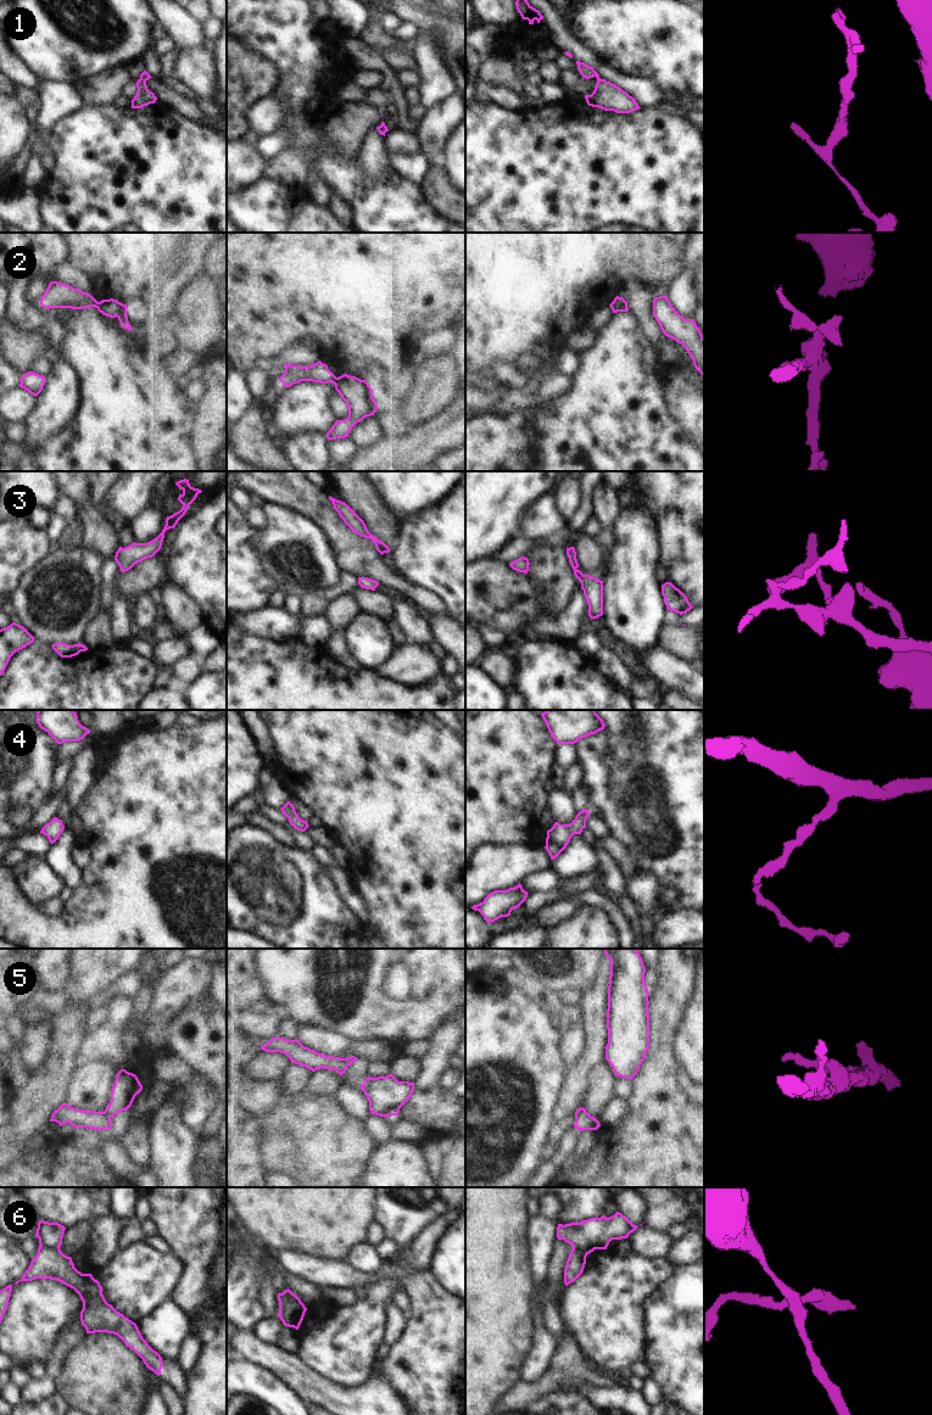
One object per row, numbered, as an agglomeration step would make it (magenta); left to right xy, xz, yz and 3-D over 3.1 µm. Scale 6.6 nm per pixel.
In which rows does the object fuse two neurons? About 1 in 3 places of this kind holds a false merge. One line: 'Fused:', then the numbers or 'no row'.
Fused: 2, 5, 6

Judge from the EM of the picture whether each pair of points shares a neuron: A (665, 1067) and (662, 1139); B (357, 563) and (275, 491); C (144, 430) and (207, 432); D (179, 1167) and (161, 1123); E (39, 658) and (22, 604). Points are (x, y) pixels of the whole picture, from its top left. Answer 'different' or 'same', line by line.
A: same
B: same
C: different
D: same
E: different

